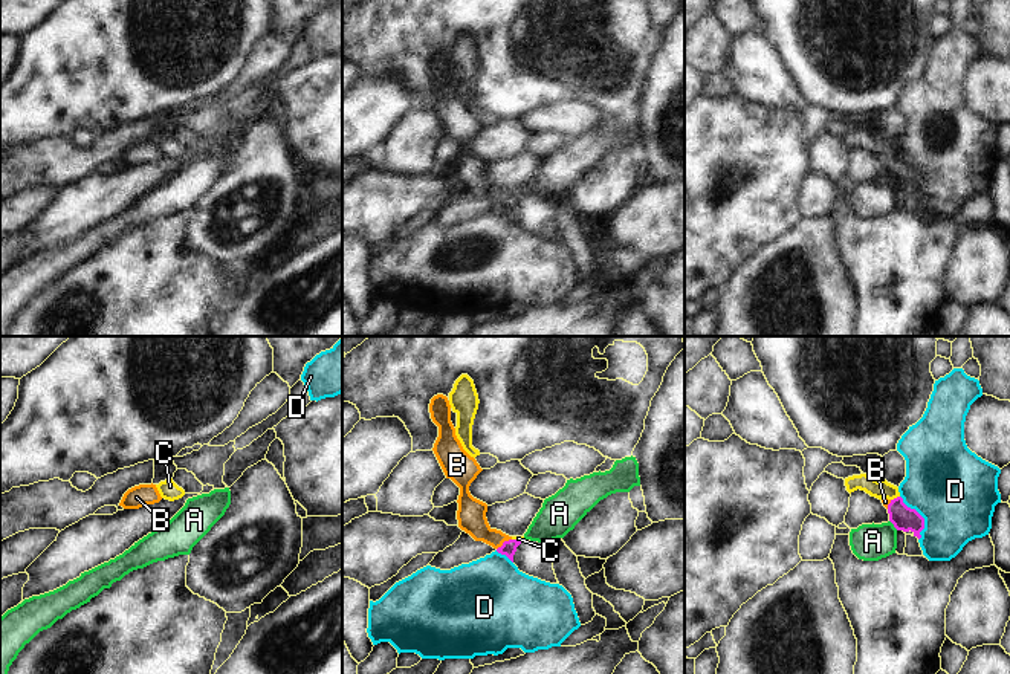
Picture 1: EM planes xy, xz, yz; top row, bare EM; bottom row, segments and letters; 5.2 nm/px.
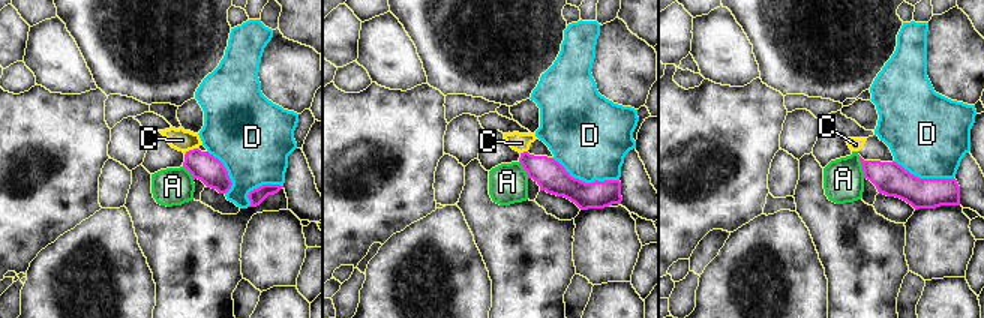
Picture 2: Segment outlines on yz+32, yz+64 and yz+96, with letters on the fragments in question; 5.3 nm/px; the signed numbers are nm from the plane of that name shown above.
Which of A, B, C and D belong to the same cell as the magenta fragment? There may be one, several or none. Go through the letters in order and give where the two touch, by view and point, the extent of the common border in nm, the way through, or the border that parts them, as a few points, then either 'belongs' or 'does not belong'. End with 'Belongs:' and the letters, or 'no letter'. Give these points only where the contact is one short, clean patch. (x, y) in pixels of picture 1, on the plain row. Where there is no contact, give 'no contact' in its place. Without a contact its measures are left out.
A: meets magenta in yz at (893, 181); contact 70 nm long; border along yz (890, 178), (897, 187); does not belong
B: meets magenta in xz at (503, 200); contact 100 nm long; runs through xz (509, 205), (503, 200), (491, 194), (471, 171); belongs
C: meets magenta in yz at (894, 156); contact 50 nm long; border along yz (899, 153), (891, 158); does not belong
D: meets magenta in yz at (922, 174); contact 260 nm long; does not belong
Belongs: B

